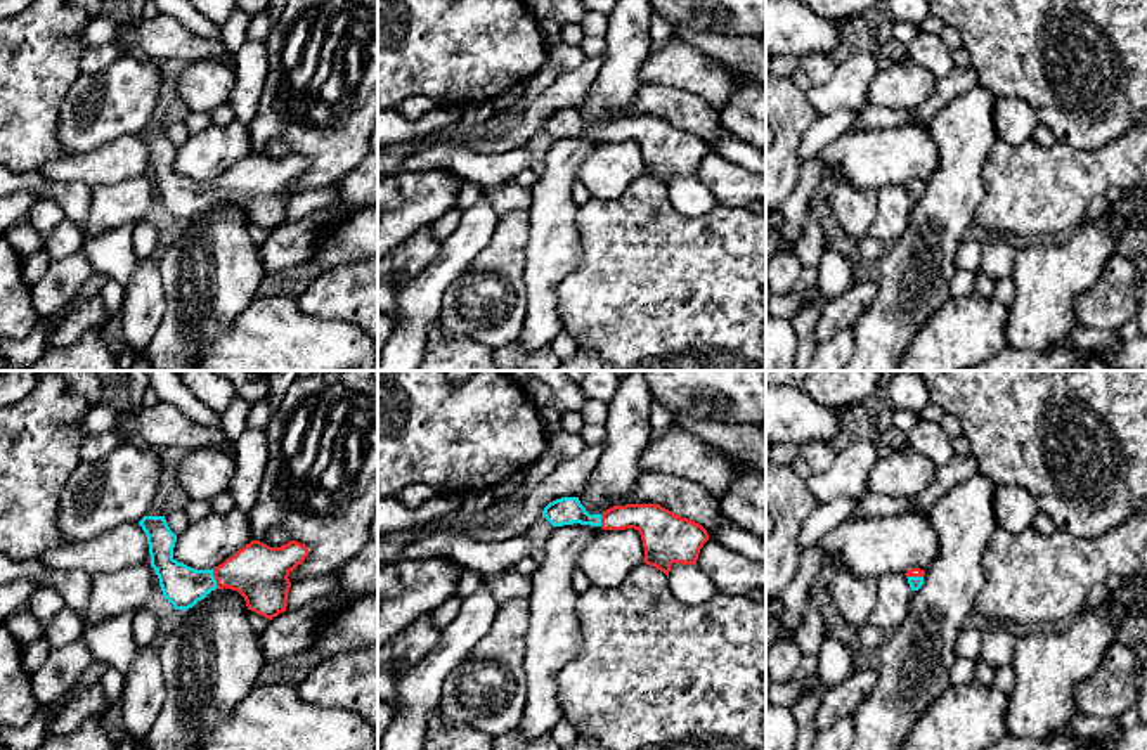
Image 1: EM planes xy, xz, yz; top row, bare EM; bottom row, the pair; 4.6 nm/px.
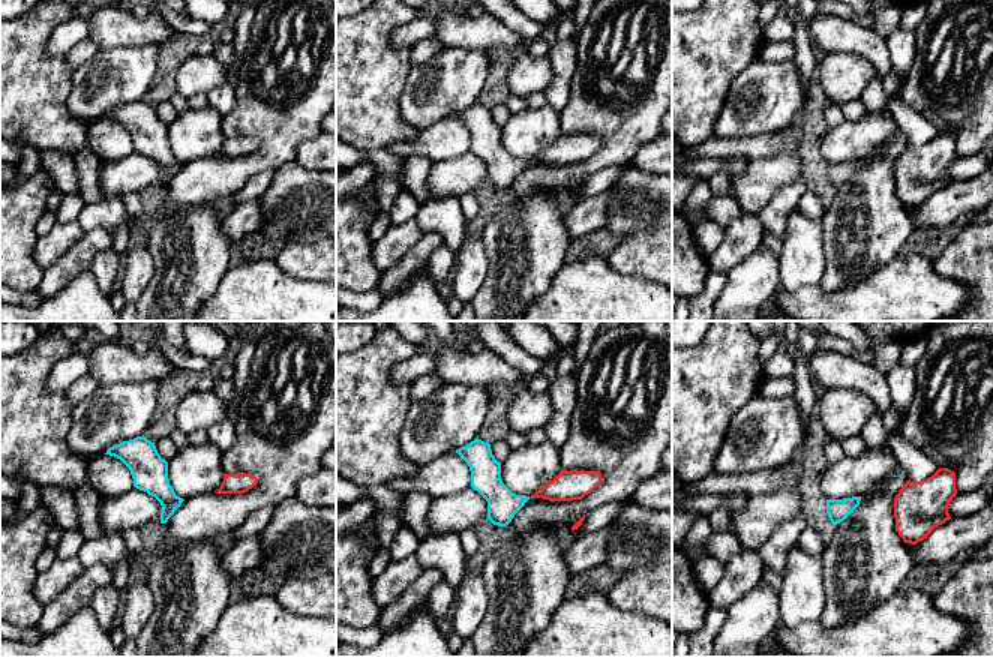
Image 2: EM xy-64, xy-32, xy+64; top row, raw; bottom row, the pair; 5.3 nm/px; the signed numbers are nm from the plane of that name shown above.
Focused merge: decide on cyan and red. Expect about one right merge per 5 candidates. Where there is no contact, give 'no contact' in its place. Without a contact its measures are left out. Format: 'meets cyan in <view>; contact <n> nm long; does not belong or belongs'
meets cyan in xy; contact 90 nm long; belongs

